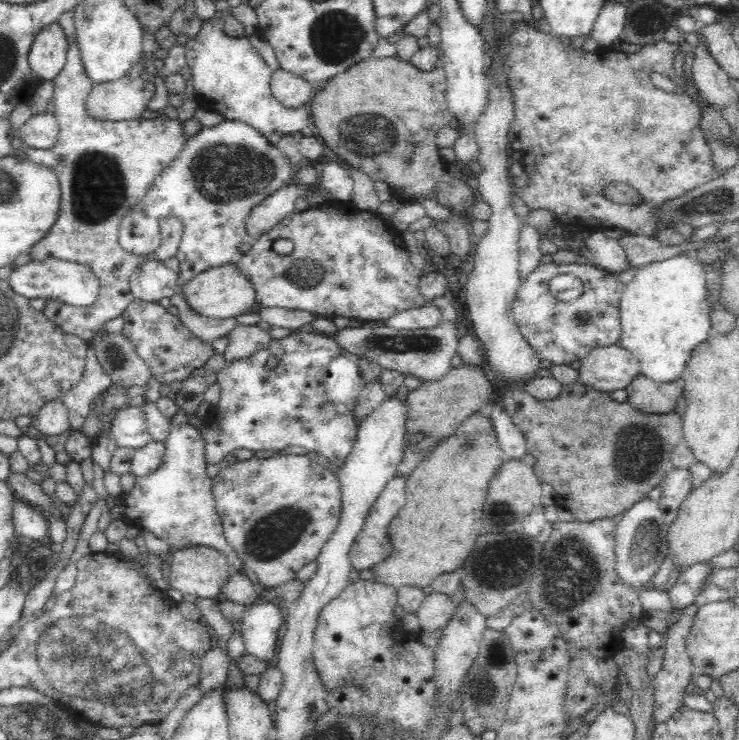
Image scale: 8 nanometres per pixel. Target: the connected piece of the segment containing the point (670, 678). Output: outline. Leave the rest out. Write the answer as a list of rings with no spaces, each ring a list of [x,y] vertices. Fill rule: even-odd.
[[[709,564],[709,566],[713,569],[712,572],[708,572],[706,580],[704,580],[704,582],[699,586],[699,598],[696,602],[692,602],[692,604],[688,604],[688,606],[684,606],[682,610],[679,610],[680,616],[678,616],[678,619],[676,619],[667,630],[668,639],[663,659],[663,666],[660,672],[651,679],[653,689],[653,709],[651,717],[654,724],[660,724],[665,720],[672,718],[672,715],[680,707],[684,706],[683,698],[686,693],[686,688],[688,685],[692,684],[692,677],[695,674],[695,671],[686,648],[686,639],[688,638],[694,620],[696,619],[699,606],[703,604],[703,598],[706,596],[706,588],[712,583],[713,577],[715,576],[714,572],[720,569],[714,567],[712,564]]]

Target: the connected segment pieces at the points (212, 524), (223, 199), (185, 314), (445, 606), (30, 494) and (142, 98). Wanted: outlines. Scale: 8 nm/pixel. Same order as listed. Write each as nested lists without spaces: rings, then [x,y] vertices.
[[[178,407],[174,416],[170,418],[170,430],[167,439],[164,440],[165,451],[162,464],[156,471],[144,478],[135,480],[134,488],[130,493],[122,493],[113,502],[120,502],[124,507],[124,518],[134,526],[146,528],[156,537],[164,540],[172,550],[180,550],[186,547],[210,547],[222,552],[229,561],[231,572],[244,572],[243,562],[234,552],[234,549],[226,543],[224,533],[222,533],[221,520],[215,507],[215,500],[212,492],[213,478],[206,473],[206,439],[196,424],[192,416],[184,409]]]
[[[224,119],[216,126],[204,127],[200,135],[187,138],[178,156],[167,167],[164,167],[159,176],[156,176],[147,198],[122,217],[119,245],[125,251],[138,254],[138,256],[148,254],[150,248],[146,250],[144,246],[150,244],[150,238],[146,242],[146,236],[148,234],[152,236],[154,230],[158,232],[158,224],[162,218],[178,218],[184,225],[175,256],[179,262],[177,286],[181,288],[198,273],[212,267],[226,265],[236,258],[240,244],[248,238],[245,219],[251,209],[272,192],[295,182],[295,170],[290,159],[278,149],[276,143],[266,140],[258,131],[240,120]]]
[[[177,292],[170,297],[171,305],[176,306],[179,310],[180,322],[192,335],[213,342],[215,339],[227,337],[227,335],[236,328],[237,325],[234,317],[210,319],[200,316],[190,310],[188,303],[184,300],[181,292]]]
[[[427,590],[424,602],[415,615],[418,616],[421,629],[435,631],[446,626],[456,610],[451,596]]]
[[[10,469],[5,481],[13,490],[15,498],[28,504],[38,504],[43,512],[51,510],[58,518],[58,509],[52,507],[52,497],[42,491],[41,485],[35,484],[30,479],[20,472],[15,472]]]
[[[142,59],[128,72],[127,76],[108,83],[94,85],[87,101],[88,113],[97,120],[131,120],[142,117],[145,108],[155,94],[155,76],[146,72]]]

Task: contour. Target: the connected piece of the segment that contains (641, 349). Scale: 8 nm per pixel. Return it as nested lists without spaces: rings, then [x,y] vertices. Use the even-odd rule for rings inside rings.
[[[680,253],[640,266],[633,280],[625,285],[620,318],[622,332],[618,343],[638,358],[641,374],[657,383],[680,378],[698,344],[706,342],[712,333],[704,264]]]

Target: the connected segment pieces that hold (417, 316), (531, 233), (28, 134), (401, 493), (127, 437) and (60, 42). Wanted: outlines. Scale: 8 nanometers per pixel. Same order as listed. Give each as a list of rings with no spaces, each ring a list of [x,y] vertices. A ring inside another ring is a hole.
[[[433,304],[412,308],[391,316],[384,324],[394,330],[415,330],[416,328],[434,328],[441,320],[441,311]]]
[[[522,219],[522,226],[520,226],[519,234],[519,279],[523,283],[532,271],[540,264],[540,257],[542,256],[539,240],[540,233],[536,228],[528,226]]]
[[[53,113],[33,115],[30,120],[22,124],[18,136],[22,138],[24,146],[31,149],[50,148],[59,140],[59,123]]]
[[[396,473],[381,490],[378,498],[370,507],[370,512],[368,512],[362,531],[356,538],[349,554],[351,566],[354,569],[371,569],[393,554],[392,545],[388,541],[388,525],[405,504],[406,478],[407,476]]]
[[[140,405],[123,407],[110,423],[110,433],[120,446],[136,450],[151,441],[150,433],[147,431],[146,415]]]
[[[53,22],[38,32],[28,52],[28,65],[40,80],[52,81],[64,69],[67,40],[62,27]]]

